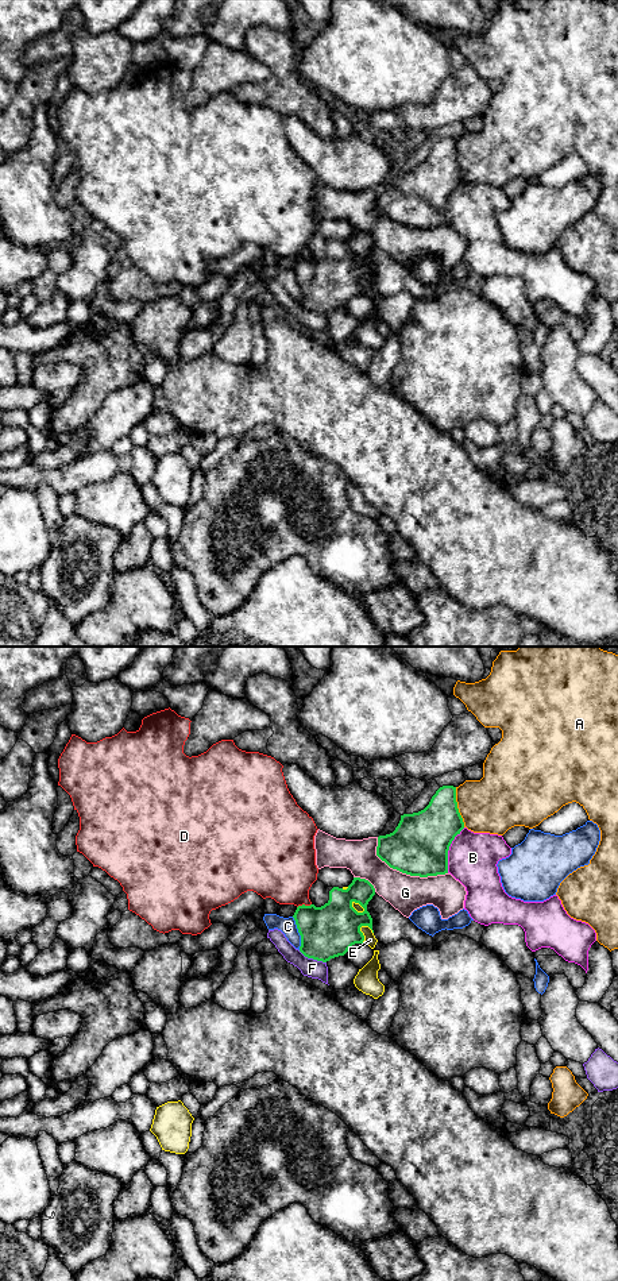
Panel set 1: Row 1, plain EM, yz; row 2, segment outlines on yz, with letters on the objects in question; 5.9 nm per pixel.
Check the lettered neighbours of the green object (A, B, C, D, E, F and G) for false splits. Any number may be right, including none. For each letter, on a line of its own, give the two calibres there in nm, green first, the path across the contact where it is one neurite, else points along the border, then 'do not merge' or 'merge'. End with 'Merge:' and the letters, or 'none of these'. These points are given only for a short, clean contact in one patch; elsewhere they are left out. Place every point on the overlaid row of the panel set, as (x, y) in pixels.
A: calibres 300 and 340 nm; do not merge
B: calibres 360 and 300 nm; do not merge
C: calibres 320 and 100 nm; do not merge
D: calibres 320 and 380 nm; do not merge
E: calibres 320 and 70 nm; do not merge
F: calibres 320 and 110 nm; border yz (298, 950), (308, 957), (325, 963); do not merge
G: calibres 360 and 220 nm; do not merge
Merge: none of these

